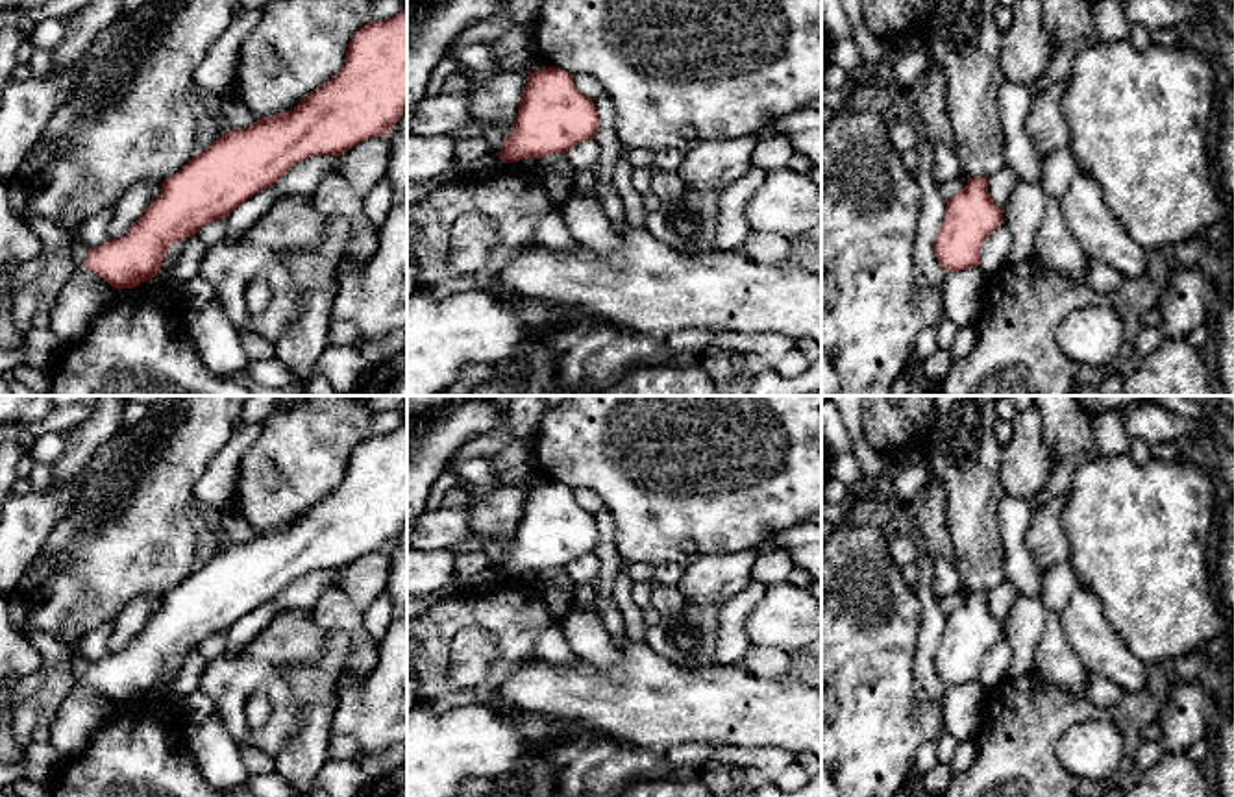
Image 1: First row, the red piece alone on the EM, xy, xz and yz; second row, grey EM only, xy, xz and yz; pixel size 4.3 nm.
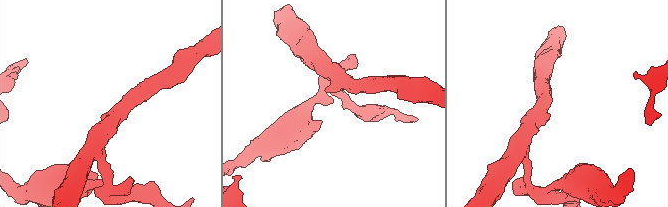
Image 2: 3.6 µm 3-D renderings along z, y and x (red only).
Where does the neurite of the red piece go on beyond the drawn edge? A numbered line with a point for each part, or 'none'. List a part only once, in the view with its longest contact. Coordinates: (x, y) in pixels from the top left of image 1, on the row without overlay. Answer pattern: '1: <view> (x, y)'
none

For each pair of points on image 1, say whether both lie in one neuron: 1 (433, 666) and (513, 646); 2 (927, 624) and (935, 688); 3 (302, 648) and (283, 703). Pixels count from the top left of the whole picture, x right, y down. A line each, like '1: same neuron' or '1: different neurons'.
1: same neuron
2: same neuron
3: same neuron

